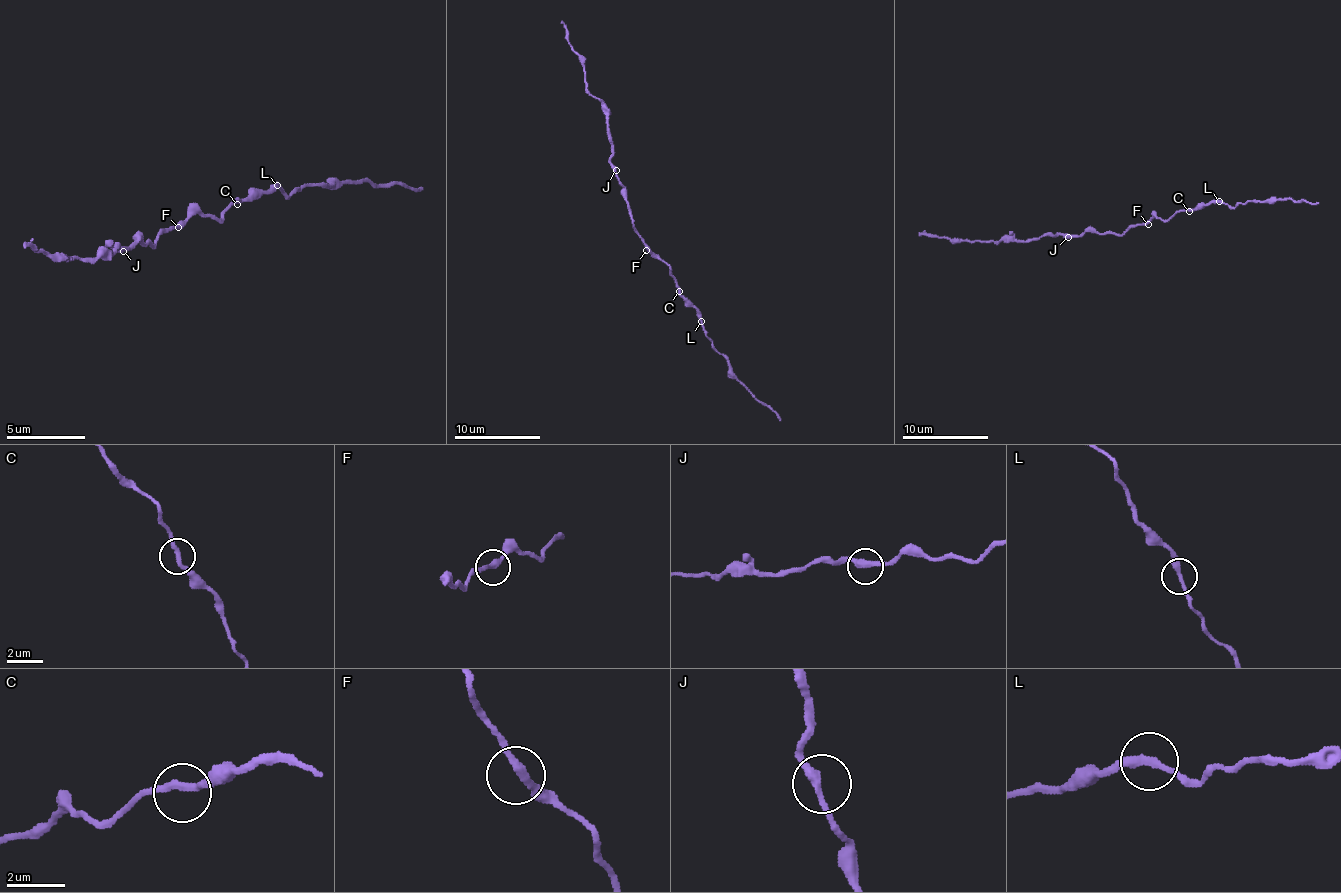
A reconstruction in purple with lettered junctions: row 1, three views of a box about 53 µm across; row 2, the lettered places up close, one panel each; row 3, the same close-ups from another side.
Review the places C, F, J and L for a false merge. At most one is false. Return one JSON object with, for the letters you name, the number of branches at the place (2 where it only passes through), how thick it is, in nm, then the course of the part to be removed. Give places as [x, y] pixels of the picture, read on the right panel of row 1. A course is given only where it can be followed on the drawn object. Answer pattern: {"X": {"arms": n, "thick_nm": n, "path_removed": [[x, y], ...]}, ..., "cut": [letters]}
{"cut": []}

